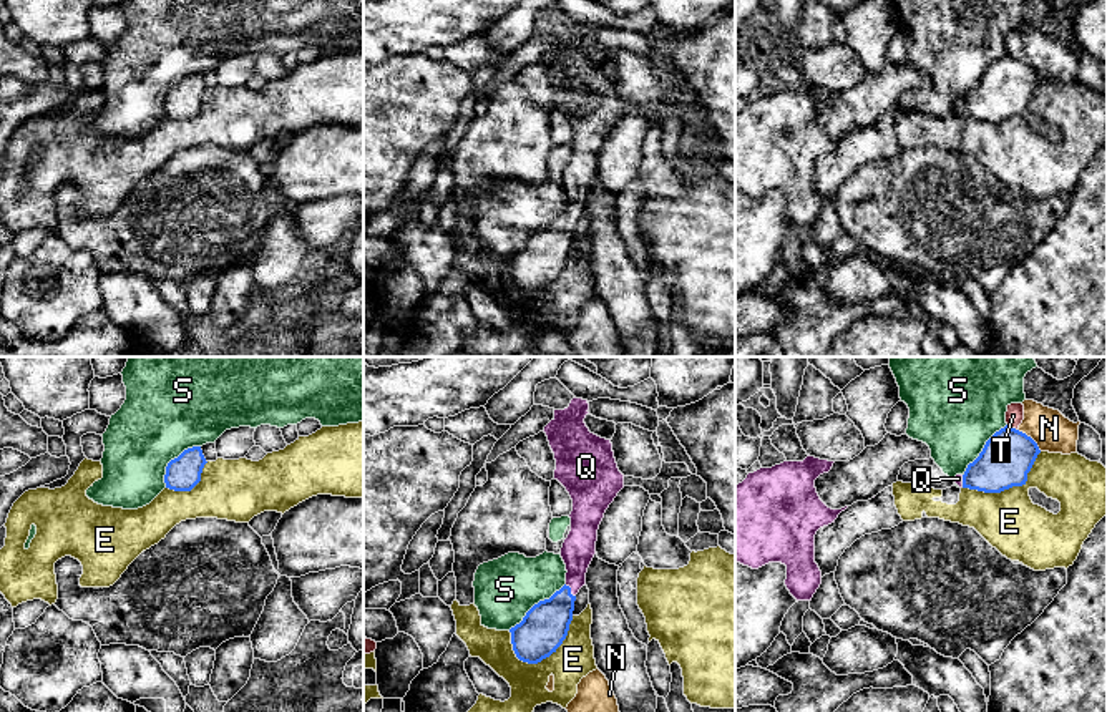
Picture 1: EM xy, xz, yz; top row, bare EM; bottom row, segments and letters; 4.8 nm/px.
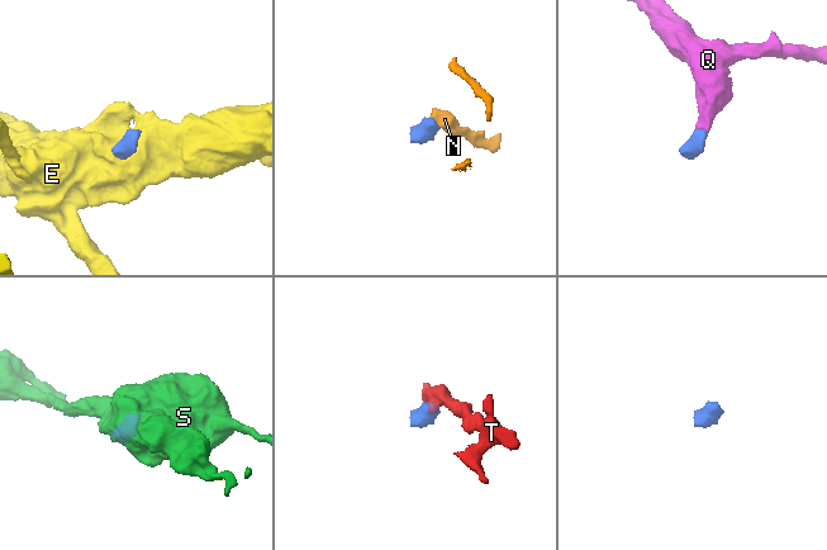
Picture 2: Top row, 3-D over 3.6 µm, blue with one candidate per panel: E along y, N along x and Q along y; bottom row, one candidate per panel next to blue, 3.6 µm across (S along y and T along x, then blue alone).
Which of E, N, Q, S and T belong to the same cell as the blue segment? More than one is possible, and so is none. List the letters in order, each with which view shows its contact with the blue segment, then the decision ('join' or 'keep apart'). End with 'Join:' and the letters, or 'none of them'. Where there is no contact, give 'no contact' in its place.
E: xz | keep apart
N: yz | keep apart
Q: xz | join
S: xz | keep apart
T: yz | keep apart
Join: Q

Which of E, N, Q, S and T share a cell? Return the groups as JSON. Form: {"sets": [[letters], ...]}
{"sets": [["E"], ["N", "T"], ["Q"], ["S"]]}

